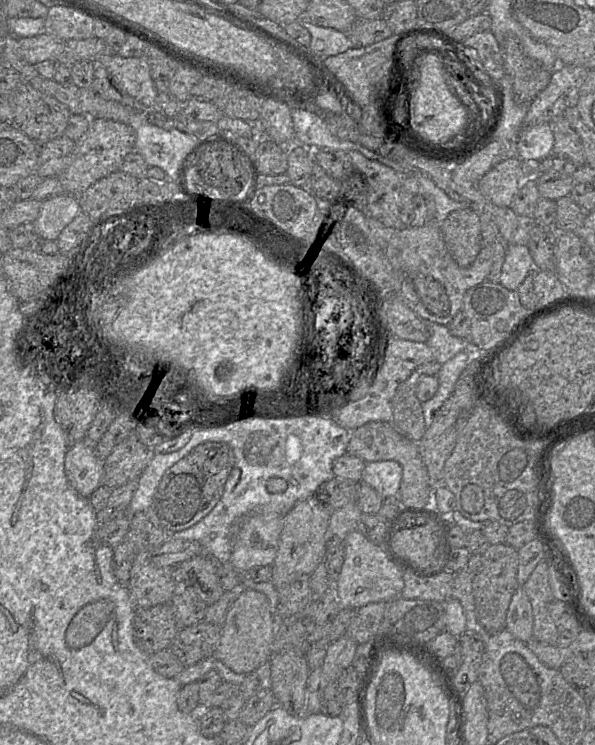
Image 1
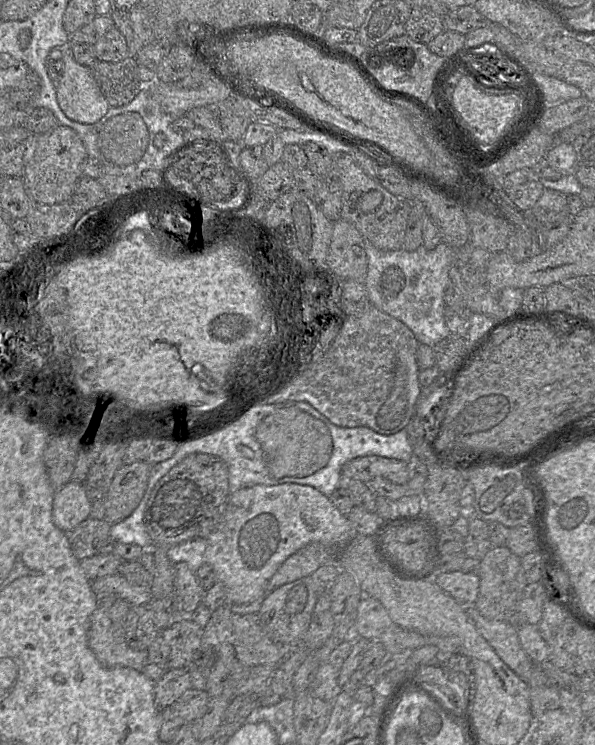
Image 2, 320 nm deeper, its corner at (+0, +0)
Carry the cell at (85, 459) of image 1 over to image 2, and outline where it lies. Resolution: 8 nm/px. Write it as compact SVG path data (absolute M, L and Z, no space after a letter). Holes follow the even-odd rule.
M70 480L61 489L55 490L52 504L53 522L61 531L69 533L80 523L89 518L91 502L82 482Z

